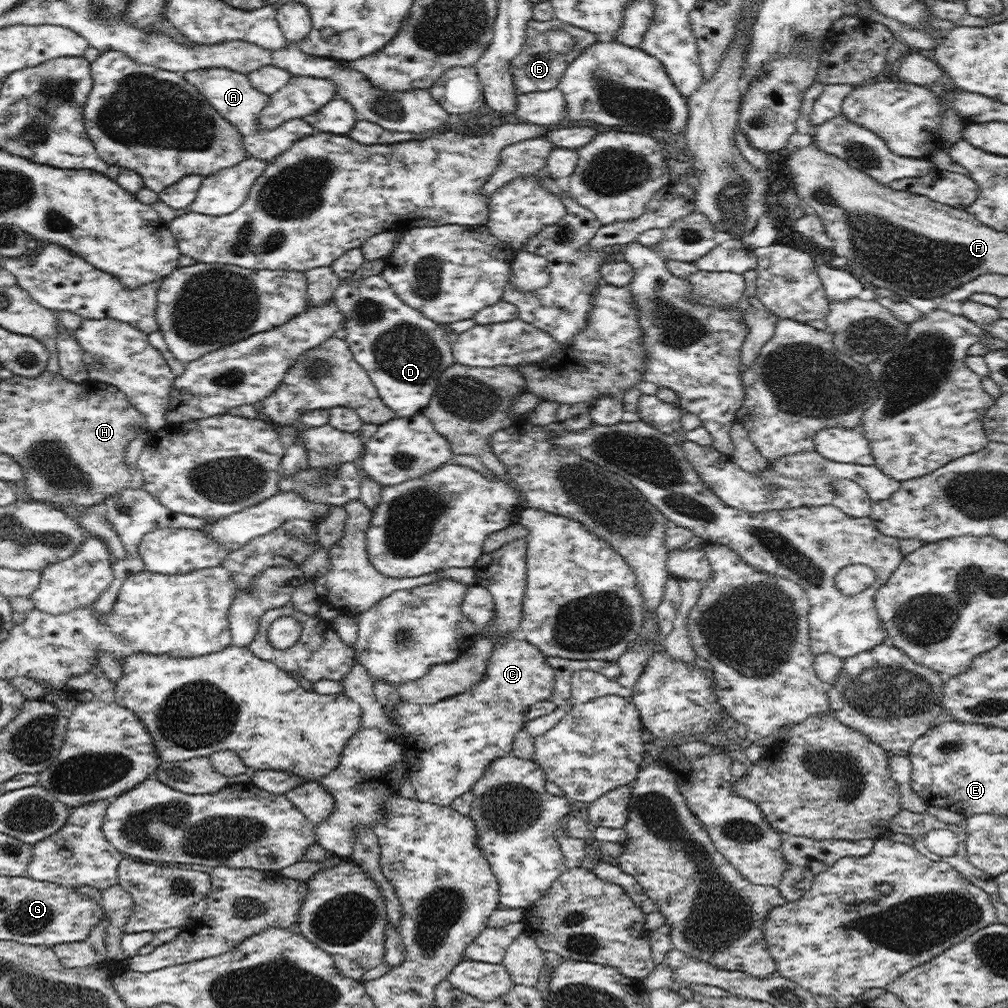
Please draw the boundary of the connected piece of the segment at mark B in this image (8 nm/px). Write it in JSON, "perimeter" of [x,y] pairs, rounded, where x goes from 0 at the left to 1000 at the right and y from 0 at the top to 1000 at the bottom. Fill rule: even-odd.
{"perimeter":[[[527,18],[523,24],[522,42],[518,44],[518,51],[506,63],[506,72],[508,72],[508,78],[510,78],[510,87],[512,93],[522,93],[525,91],[542,90],[555,85],[556,79],[560,74],[560,71],[564,67],[564,64],[576,56],[585,46],[591,44],[591,35],[584,30],[562,24],[552,18],[544,20],[542,22],[536,22],[530,18]],[[561,29],[565,34],[565,37],[569,39],[569,48],[563,50],[562,54],[550,54],[546,48],[544,48],[544,42],[542,42],[542,36],[547,30]]]}

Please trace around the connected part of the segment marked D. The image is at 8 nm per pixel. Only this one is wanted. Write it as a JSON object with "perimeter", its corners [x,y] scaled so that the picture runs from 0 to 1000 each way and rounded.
{"perimeter":[[[377,272],[339,279],[330,292],[342,317],[340,336],[365,370],[379,399],[395,414],[409,414],[425,403],[437,372],[451,359],[444,324],[423,315],[390,289]]]}

